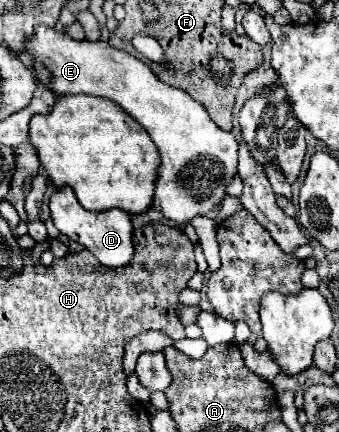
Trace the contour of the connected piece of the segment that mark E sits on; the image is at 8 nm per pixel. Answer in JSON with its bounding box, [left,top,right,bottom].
[24,26,238,226]

